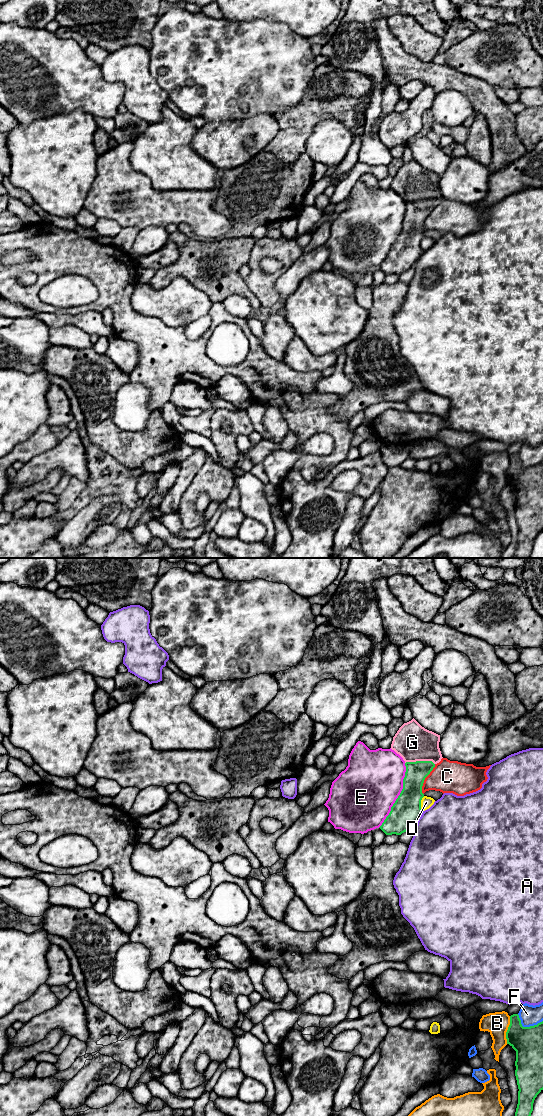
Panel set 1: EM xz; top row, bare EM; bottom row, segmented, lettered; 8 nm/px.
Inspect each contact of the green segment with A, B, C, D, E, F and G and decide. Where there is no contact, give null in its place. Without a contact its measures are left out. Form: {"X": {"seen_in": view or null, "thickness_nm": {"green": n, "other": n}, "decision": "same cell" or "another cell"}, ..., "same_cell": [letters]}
{"A": {"seen_in": "xz", "thickness_nm": {"green": 240, "other": 500}, "decision": "another cell"}, "B": {"seen_in": "xz", "thickness_nm": {"green": 240, "other": 180}, "decision": "another cell"}, "C": {"seen_in": "xz", "thickness_nm": {"green": 200, "other": 260}, "decision": "another cell"}, "D": {"seen_in": "xz", "thickness_nm": {"green": 240, "other": 90}, "decision": "another cell"}, "E": {"seen_in": "xz", "thickness_nm": {"green": 240, "other": 480}, "decision": "another cell"}, "F": {"seen_in": "xz", "thickness_nm": {"green": 240, "other": 170}, "decision": "another cell"}, "G": {"seen_in": "xz", "thickness_nm": {"green": 170, "other": 300}, "decision": "same cell"}, "same_cell": ["G"]}

